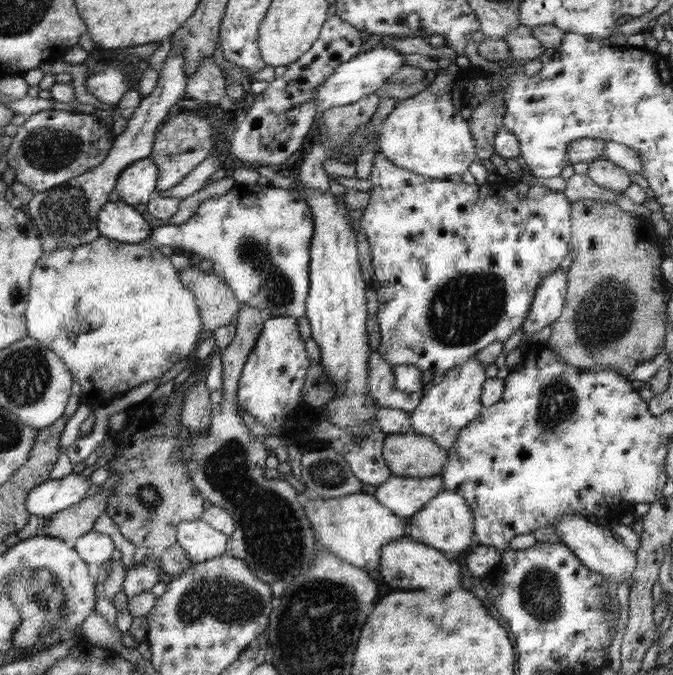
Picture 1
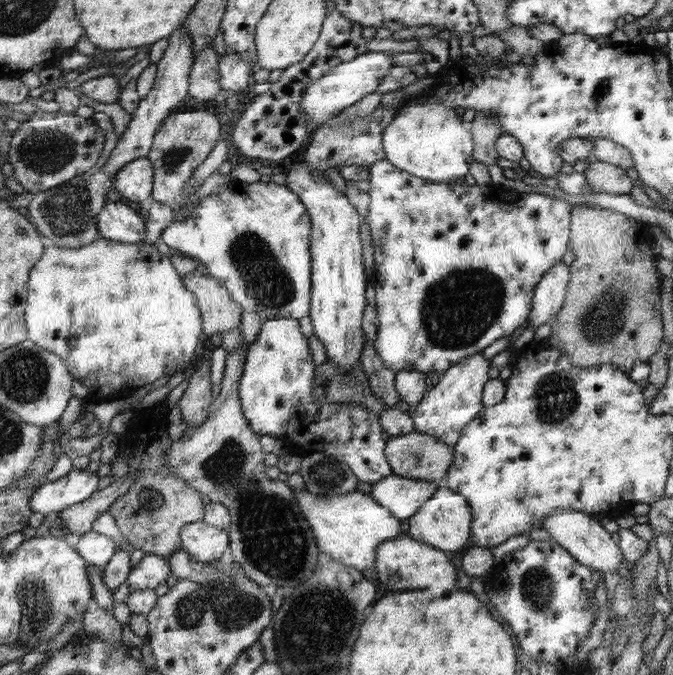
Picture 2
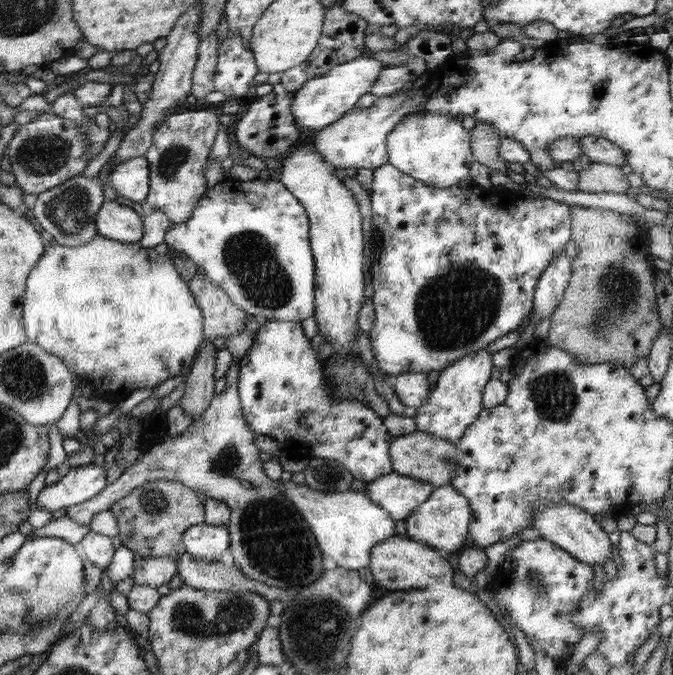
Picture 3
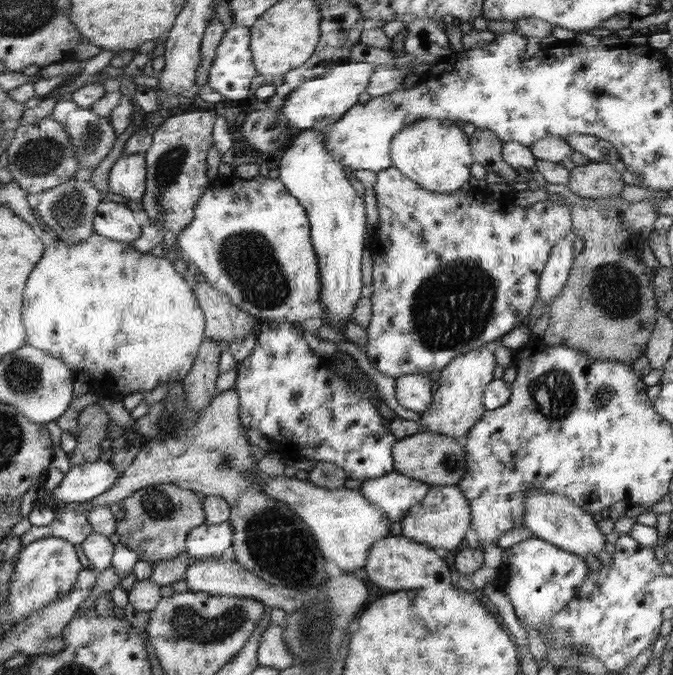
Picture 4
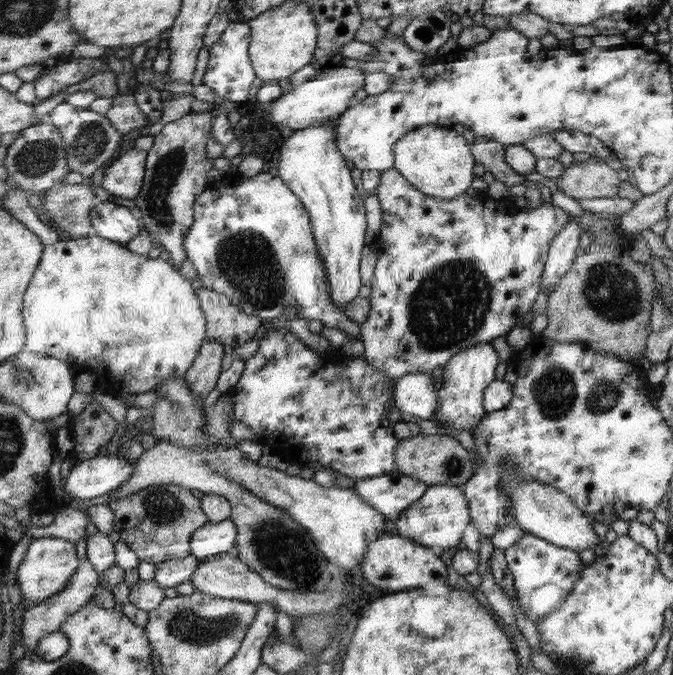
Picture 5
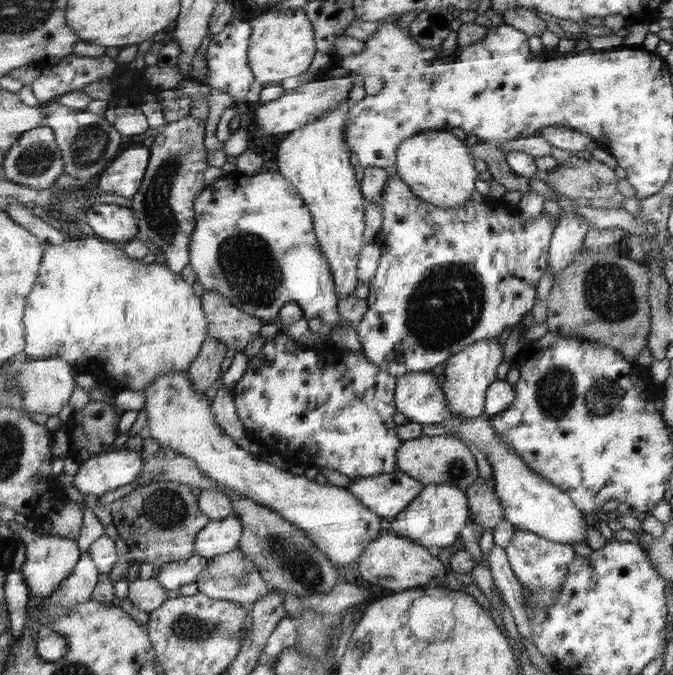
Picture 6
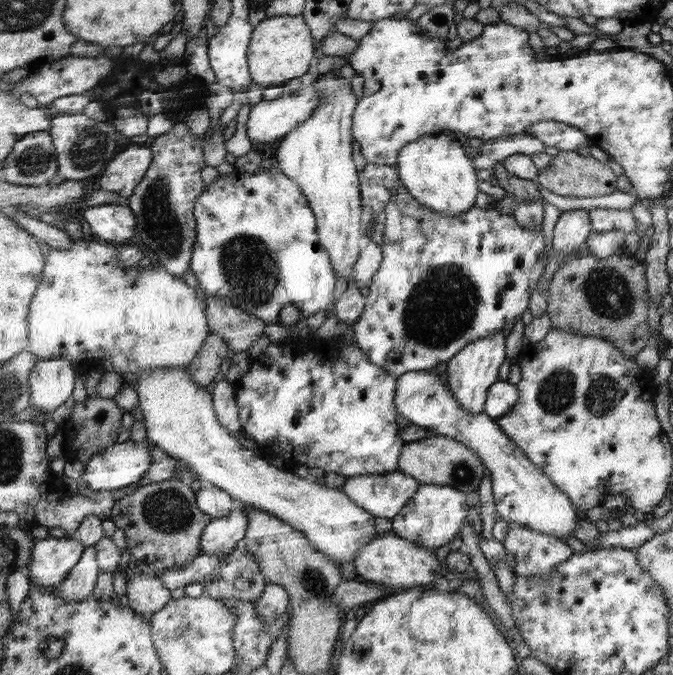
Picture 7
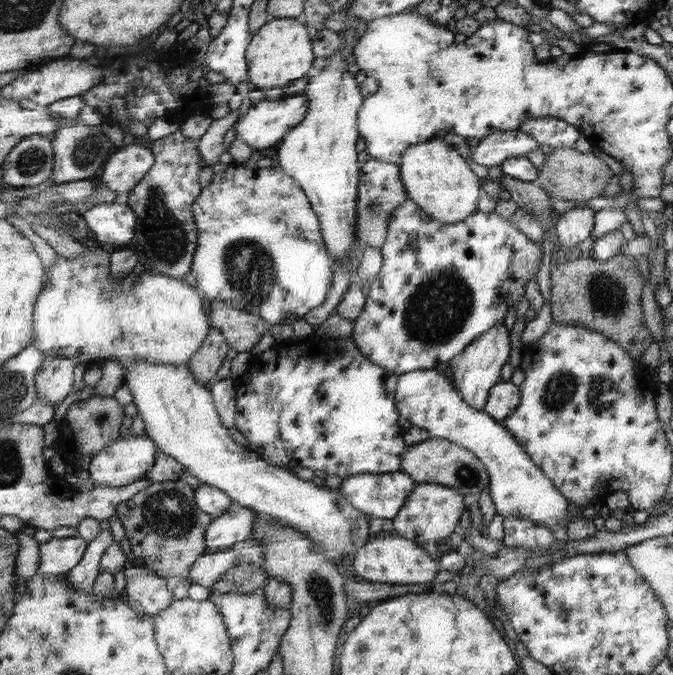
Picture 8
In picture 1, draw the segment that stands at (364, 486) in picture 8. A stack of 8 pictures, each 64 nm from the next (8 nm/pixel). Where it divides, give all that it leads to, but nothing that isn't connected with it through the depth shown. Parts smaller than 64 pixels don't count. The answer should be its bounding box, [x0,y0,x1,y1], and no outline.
[374,475,443,518]

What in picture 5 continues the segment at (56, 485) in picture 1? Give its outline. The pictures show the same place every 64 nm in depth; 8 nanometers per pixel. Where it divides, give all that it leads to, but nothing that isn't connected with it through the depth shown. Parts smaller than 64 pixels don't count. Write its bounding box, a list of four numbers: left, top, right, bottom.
[63,454,135,500]

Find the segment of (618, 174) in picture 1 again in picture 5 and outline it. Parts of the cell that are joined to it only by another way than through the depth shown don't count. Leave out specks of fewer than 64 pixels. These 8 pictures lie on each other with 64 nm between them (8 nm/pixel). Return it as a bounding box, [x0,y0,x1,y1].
[557,158,620,199]

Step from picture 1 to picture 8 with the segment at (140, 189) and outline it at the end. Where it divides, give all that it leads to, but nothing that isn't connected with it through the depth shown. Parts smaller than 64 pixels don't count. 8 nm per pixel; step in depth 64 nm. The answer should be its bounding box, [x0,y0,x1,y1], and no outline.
[101,144,155,194]

